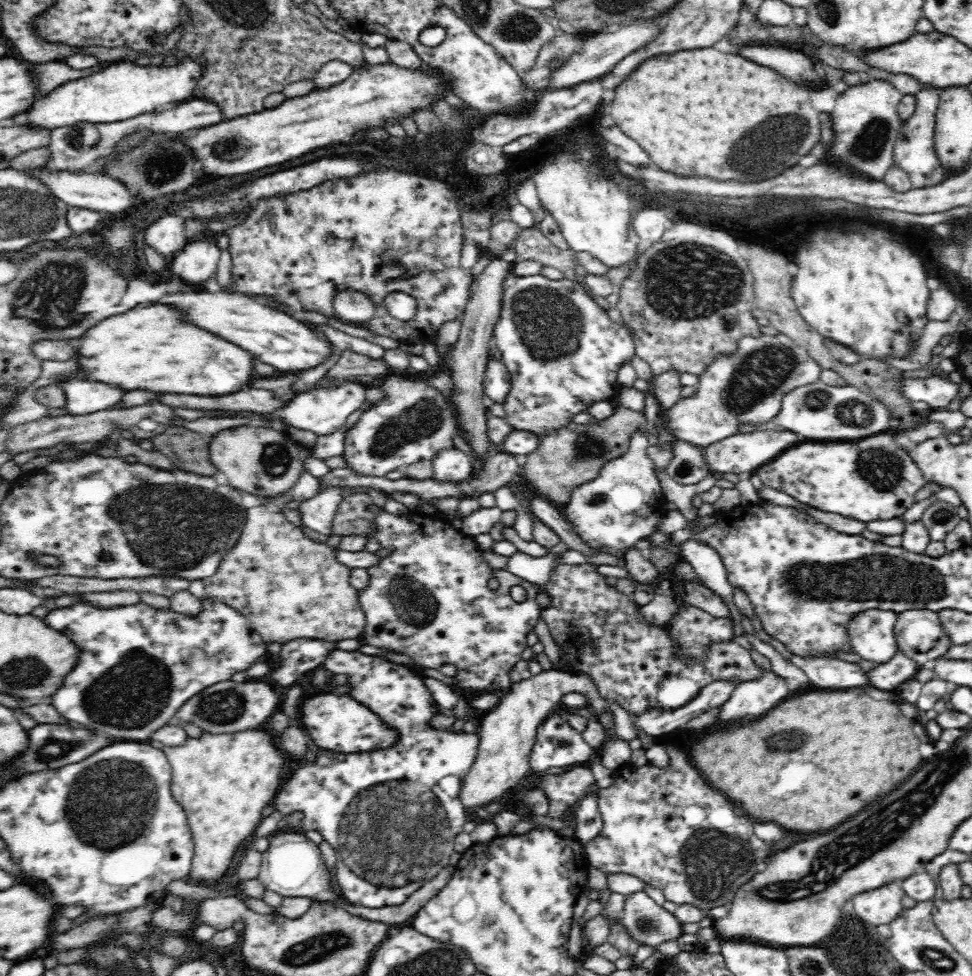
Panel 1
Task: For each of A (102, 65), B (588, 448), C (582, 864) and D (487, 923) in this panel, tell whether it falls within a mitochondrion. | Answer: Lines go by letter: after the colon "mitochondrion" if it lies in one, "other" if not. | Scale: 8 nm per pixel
A: other
B: mitochondrion
C: other
D: mitochondrion

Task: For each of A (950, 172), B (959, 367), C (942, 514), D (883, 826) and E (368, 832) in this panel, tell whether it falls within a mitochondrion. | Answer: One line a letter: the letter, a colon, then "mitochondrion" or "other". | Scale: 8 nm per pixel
A: other
B: other
C: mitochondrion
D: mitochondrion
E: mitochondrion

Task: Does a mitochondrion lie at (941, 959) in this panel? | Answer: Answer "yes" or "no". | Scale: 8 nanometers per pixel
yes

